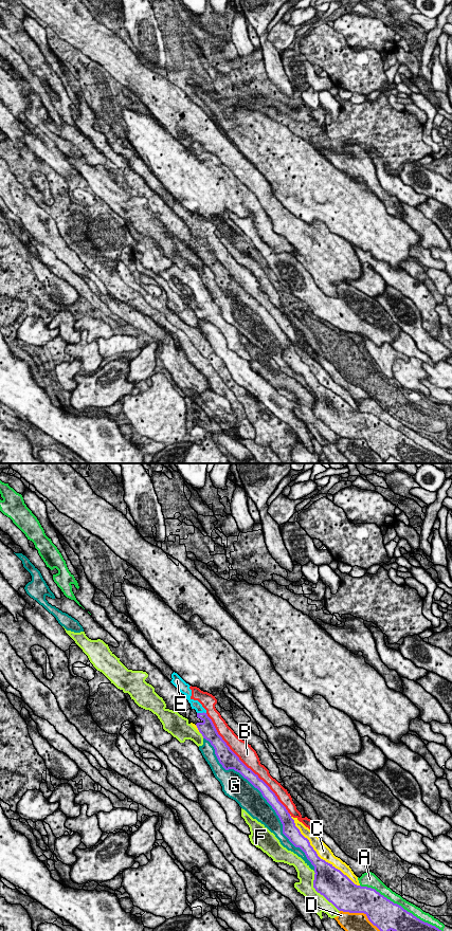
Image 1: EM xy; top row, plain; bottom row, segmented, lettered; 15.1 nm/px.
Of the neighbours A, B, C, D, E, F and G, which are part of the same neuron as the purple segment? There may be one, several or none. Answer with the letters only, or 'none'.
none

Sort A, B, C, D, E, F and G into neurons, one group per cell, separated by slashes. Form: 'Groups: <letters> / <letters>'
Groups: A / B E / C / D / F / G

